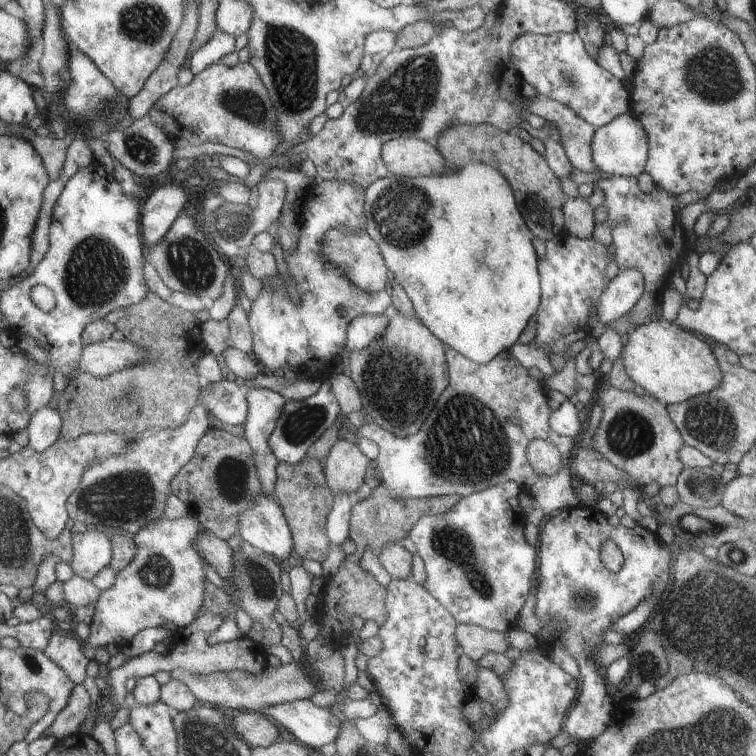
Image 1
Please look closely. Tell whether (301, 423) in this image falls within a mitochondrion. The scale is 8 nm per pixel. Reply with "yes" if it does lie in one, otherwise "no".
yes

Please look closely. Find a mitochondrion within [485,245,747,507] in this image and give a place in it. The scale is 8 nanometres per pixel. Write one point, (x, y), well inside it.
(710, 421)

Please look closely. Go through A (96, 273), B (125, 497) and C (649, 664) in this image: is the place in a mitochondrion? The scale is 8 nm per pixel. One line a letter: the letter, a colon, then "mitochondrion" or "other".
A: mitochondrion
B: mitochondrion
C: mitochondrion

